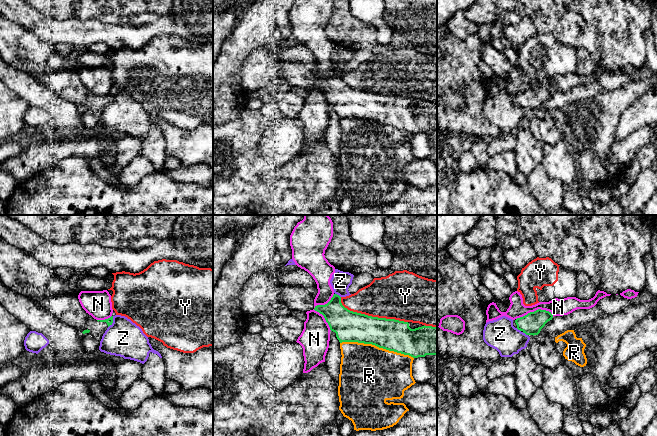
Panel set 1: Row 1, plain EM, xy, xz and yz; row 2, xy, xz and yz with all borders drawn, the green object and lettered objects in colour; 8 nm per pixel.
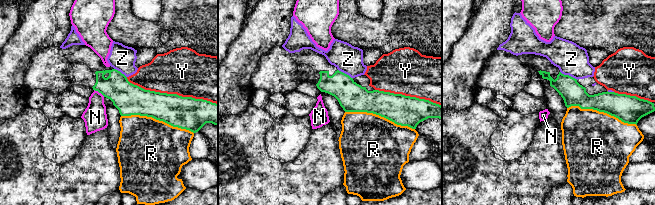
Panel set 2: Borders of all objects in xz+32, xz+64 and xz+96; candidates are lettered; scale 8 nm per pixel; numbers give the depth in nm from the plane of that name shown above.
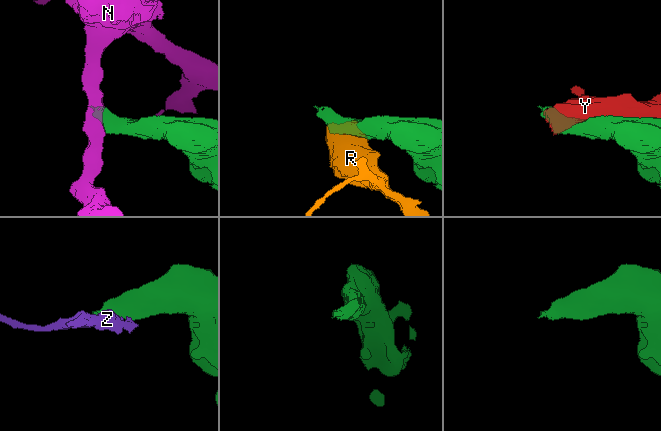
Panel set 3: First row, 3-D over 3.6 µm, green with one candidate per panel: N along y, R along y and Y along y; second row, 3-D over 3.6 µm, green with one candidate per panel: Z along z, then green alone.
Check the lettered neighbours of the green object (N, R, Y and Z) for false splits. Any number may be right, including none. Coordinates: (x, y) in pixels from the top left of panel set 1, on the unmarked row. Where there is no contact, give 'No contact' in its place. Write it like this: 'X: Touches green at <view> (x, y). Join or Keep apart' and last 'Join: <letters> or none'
N: Touches green at xz (315, 86). Keep apart
R: Touches green at xz (377, 122). Keep apart
Y: Touches green at xz (371, 92). Keep apart
Z: Touches green at xy (112, 98). Keep apart
Join: none

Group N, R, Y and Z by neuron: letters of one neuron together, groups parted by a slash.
N / R Z / Y

